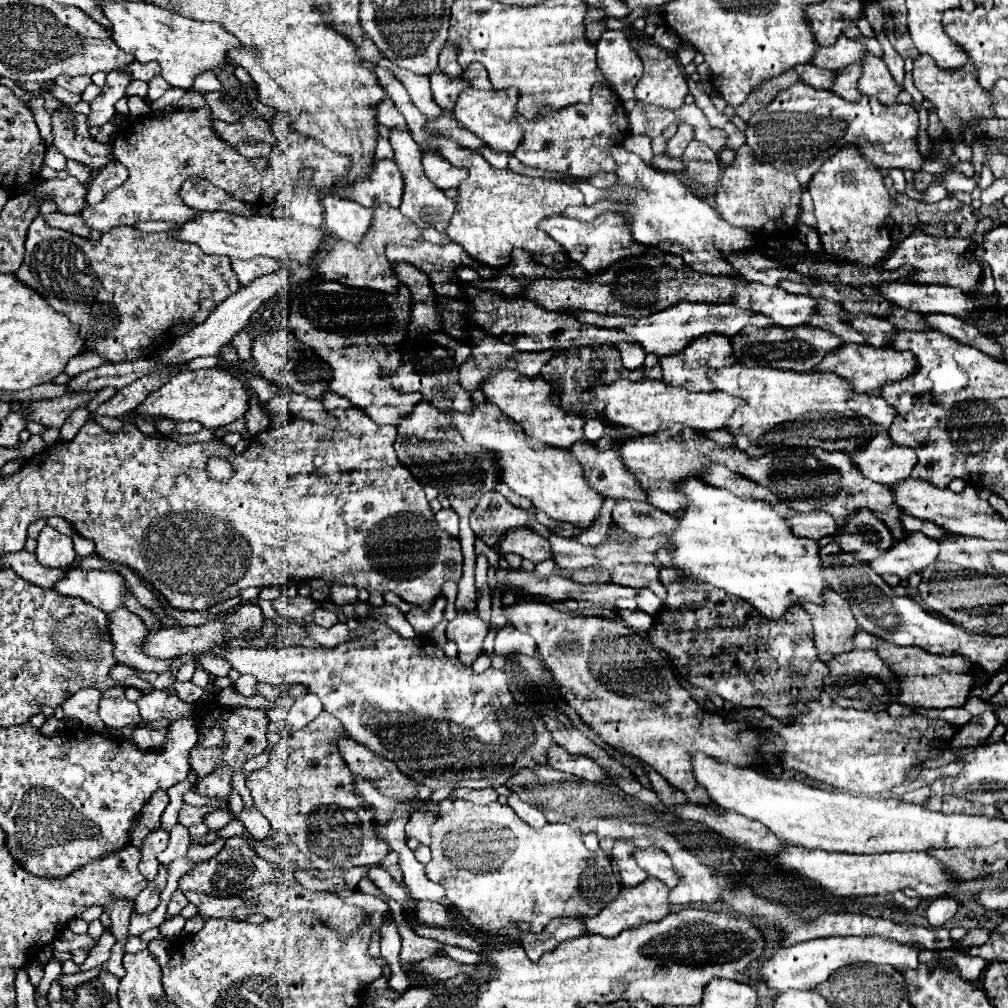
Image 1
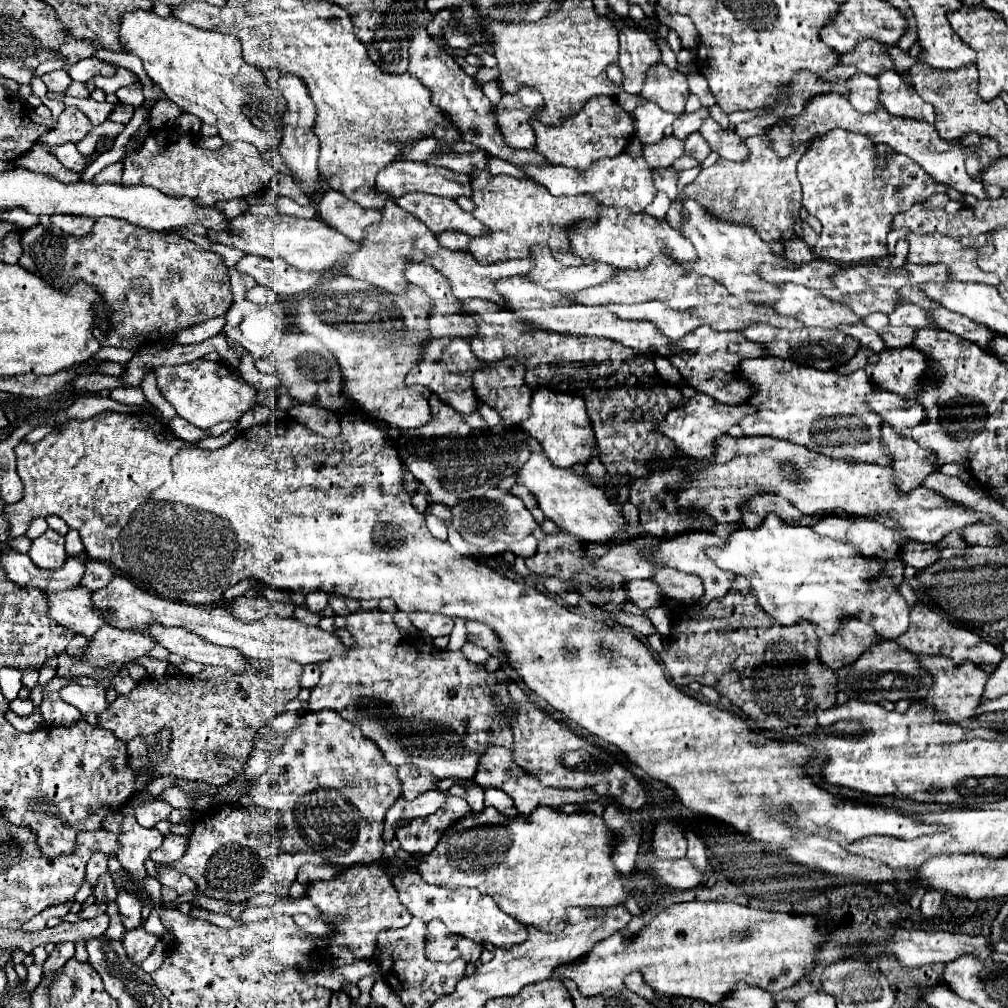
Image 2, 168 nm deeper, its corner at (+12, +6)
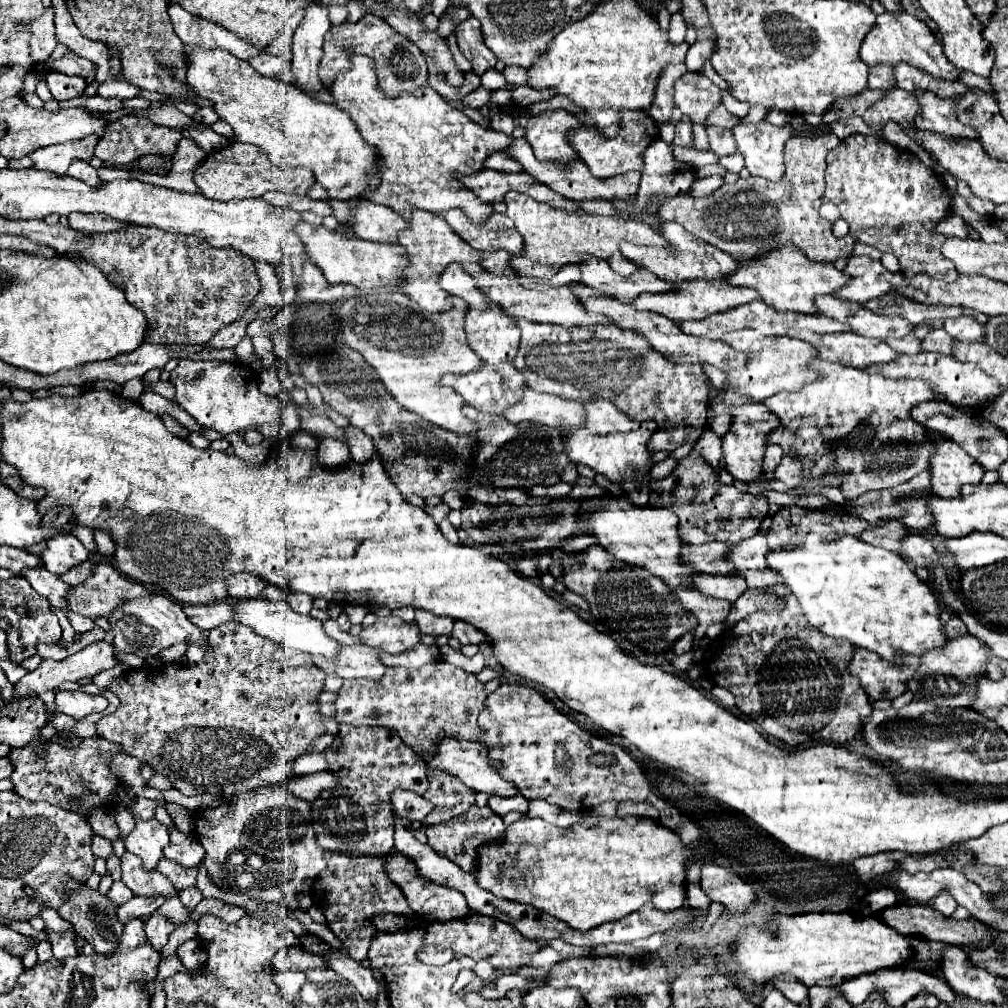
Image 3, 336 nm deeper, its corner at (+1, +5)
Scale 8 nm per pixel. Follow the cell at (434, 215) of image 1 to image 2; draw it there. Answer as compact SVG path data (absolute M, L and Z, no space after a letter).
M410 192L400 196L396 204L406 212L414 214L416 218L420 218L436 234L442 232L462 232L468 236L488 234L488 228L480 220L472 218L472 214L464 212L452 198L442 198L424 192Z

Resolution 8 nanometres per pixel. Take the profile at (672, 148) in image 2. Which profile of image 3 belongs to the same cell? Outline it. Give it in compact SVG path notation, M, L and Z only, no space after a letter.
M693 125L693 147L695 149L707 149L707 133L703 125Z

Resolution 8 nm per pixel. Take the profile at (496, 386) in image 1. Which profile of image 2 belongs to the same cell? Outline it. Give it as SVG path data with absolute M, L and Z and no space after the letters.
M538 388L538 390L534 390L530 410L532 410L532 416L528 420L524 420L520 426L522 426L522 430L526 430L532 438L536 438L542 444L548 460L554 466L572 468L574 464L588 464L594 454L600 456L600 452L594 448L596 436L594 436L592 422L590 422L582 396L570 394L570 392L554 392L548 388Z

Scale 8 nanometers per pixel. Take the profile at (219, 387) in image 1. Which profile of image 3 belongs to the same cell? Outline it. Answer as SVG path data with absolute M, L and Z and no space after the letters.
M179 359L171 371L171 383L175 385L175 401L183 407L199 425L215 429L223 435L231 431L259 429L265 439L275 439L281 427L281 401L277 397L263 395L259 391L257 375L251 367L229 361L195 361Z

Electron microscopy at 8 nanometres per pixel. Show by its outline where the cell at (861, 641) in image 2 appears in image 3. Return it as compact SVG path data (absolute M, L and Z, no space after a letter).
M855 649L849 661L849 673L861 681L861 687L873 699L895 699L905 693L903 683L911 679L915 667L919 665L917 655L899 653L895 661L885 661L871 651Z

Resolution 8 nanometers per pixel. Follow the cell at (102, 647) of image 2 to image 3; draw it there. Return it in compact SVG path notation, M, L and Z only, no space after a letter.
M99 641L87 645L85 649L69 655L63 661L45 659L43 665L35 671L29 671L17 685L15 695L23 697L27 693L43 693L51 691L63 681L81 681L85 677L93 677L105 669L113 669L119 663L115 655L115 647L107 641Z

